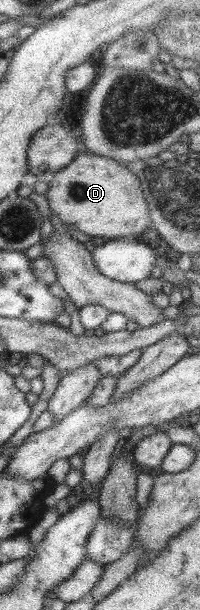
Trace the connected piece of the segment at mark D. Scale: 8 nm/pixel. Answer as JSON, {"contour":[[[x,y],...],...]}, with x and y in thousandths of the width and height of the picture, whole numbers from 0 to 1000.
{"contour":[[[390,246],[380,256],[335,272],[285,282],[270,282],[265,292],[245,300],[245,308],[220,320],[245,336],[255,352],[275,352],[310,367],[355,367],[405,382],[440,385],[470,395],[505,393],[655,393],[705,385],[755,369],[745,343],[715,326],[705,307],[685,290],[625,277],[620,269],[545,259],[475,254],[445,248]]]}

